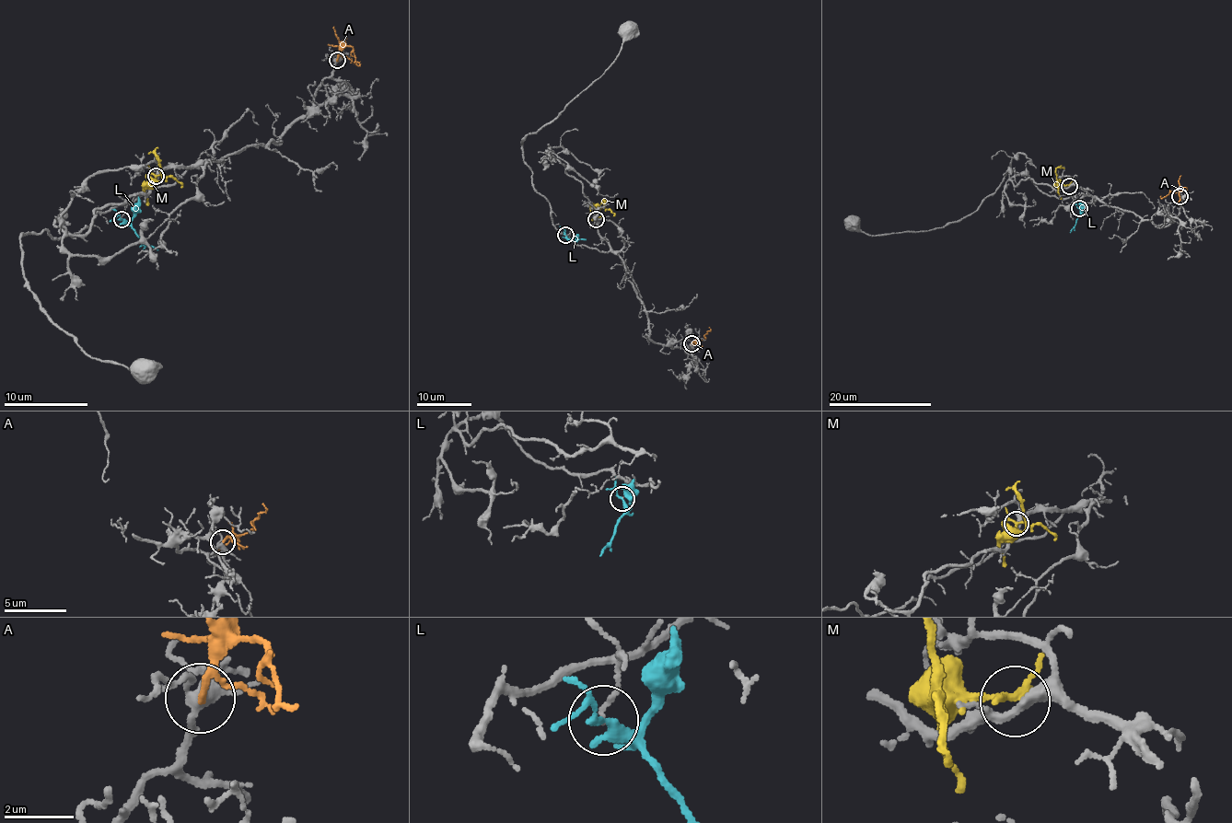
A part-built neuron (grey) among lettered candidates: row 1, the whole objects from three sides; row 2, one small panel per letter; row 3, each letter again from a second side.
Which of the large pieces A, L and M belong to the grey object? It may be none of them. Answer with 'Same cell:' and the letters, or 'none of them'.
Same cell: A

